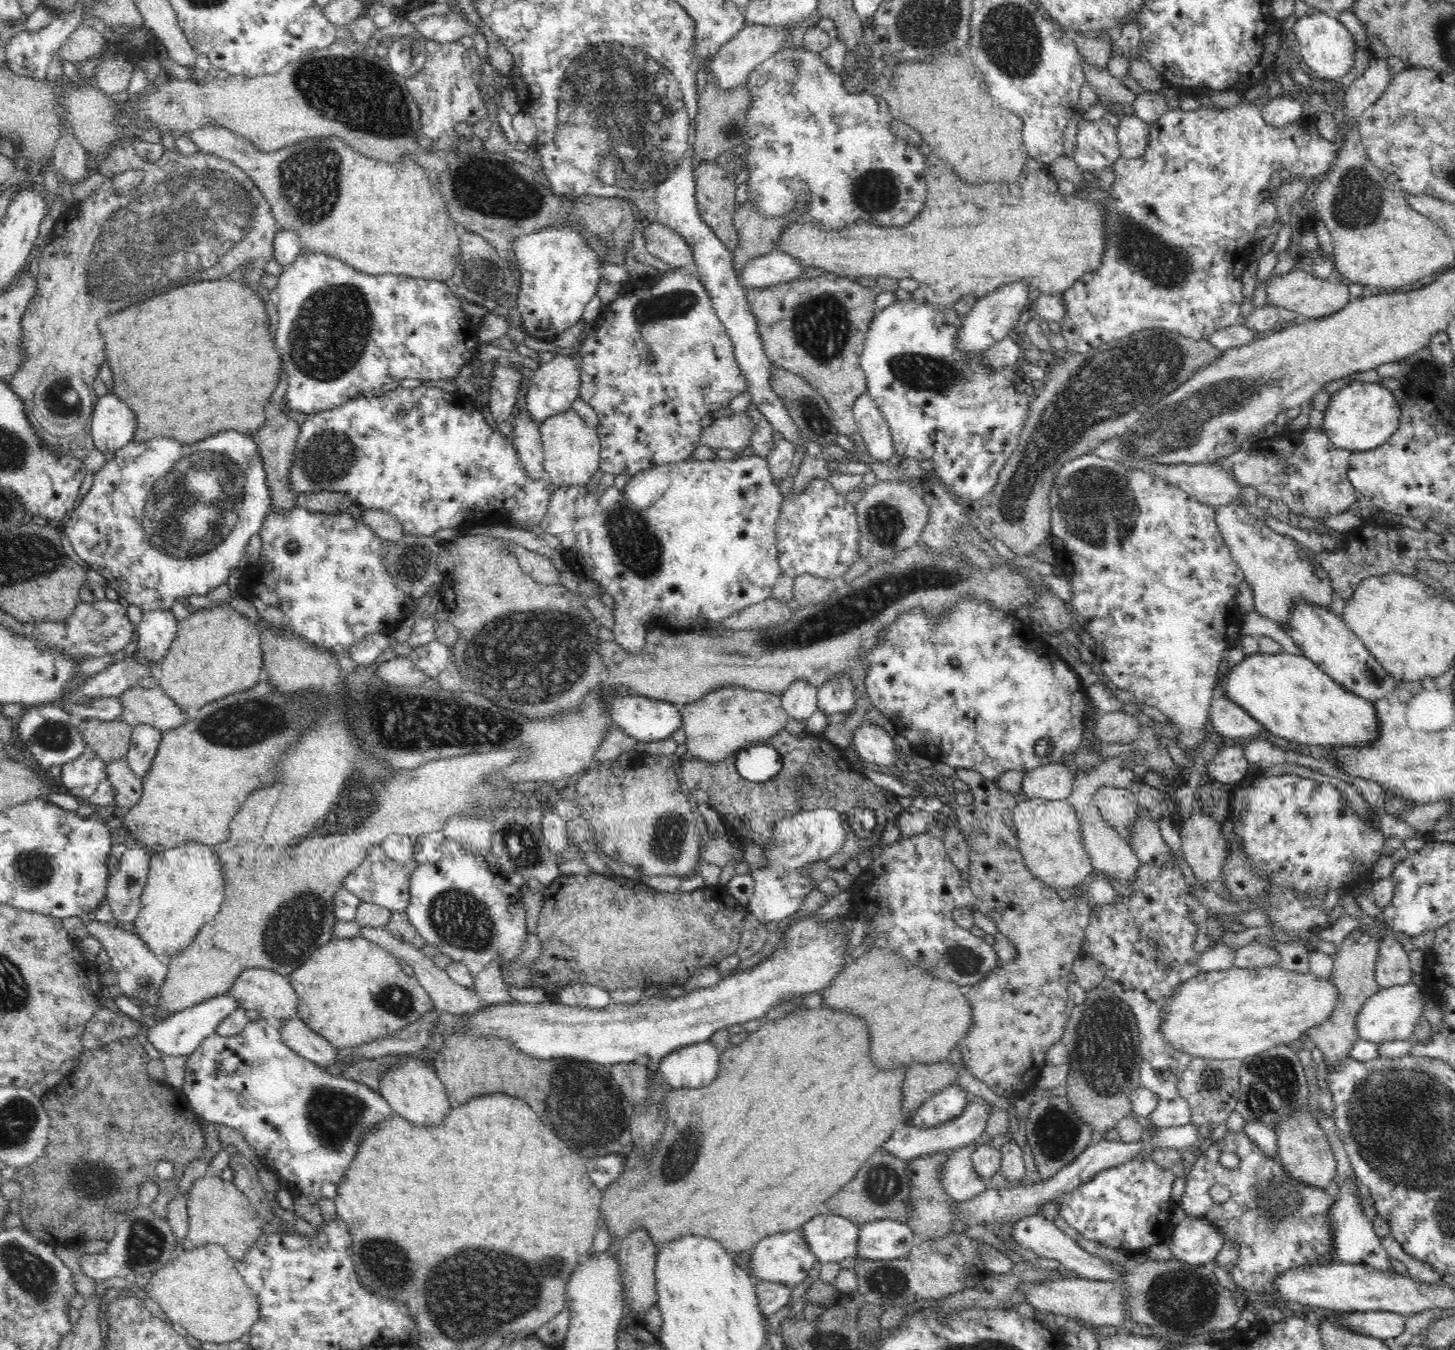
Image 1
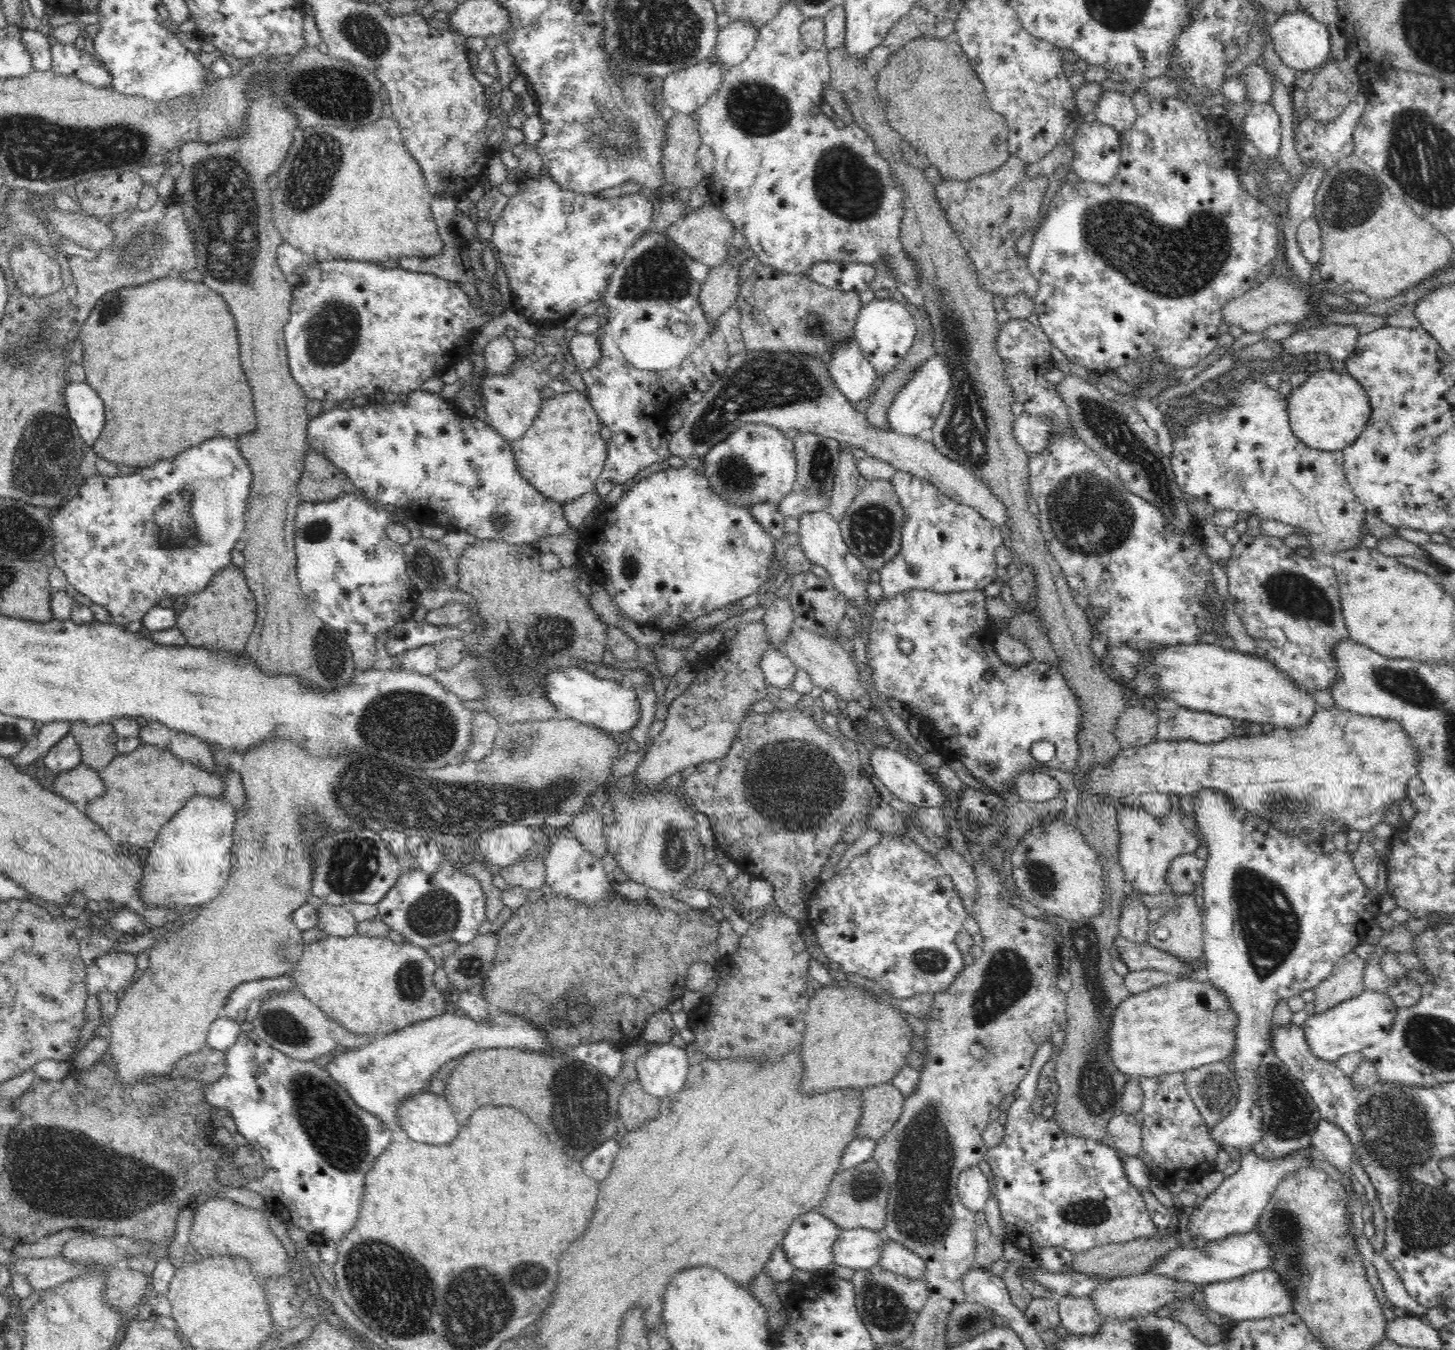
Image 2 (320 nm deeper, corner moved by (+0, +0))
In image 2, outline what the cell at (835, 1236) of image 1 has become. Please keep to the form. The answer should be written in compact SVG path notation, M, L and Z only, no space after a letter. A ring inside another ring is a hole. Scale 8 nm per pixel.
M852 1228L841 1230L838 1240L834 1242L834 1265L852 1268L855 1272L879 1265L888 1236L884 1231L874 1232L869 1228Z

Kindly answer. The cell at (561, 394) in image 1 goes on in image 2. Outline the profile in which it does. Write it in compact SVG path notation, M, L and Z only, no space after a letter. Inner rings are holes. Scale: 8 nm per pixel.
M571 333L567 339L565 352L580 372L598 366L602 358L598 334Z

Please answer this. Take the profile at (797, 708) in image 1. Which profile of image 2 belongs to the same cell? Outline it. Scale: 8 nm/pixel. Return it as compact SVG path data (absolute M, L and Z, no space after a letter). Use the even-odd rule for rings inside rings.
M776 648L766 649L758 662L767 684L779 689L791 689L792 682L799 669L794 662Z

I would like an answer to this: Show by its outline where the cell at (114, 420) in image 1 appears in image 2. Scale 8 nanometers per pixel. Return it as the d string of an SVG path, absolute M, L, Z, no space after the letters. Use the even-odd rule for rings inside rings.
M70 381L63 390L63 403L86 448L94 446L104 424L104 408L100 396L86 382Z

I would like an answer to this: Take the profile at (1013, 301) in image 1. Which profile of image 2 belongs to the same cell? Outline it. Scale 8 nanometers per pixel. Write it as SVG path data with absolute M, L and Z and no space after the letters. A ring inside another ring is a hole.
M932 356L930 360L926 360L895 396L887 412L888 429L910 436L917 436L922 430L930 430L942 410L943 402L951 387L951 378L951 370L944 358Z

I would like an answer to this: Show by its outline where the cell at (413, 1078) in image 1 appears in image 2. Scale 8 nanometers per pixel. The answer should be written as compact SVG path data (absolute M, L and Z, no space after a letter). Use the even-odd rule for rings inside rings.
M431 1091L406 1098L398 1108L398 1122L408 1139L424 1144L450 1144L458 1136L458 1122L444 1094Z

